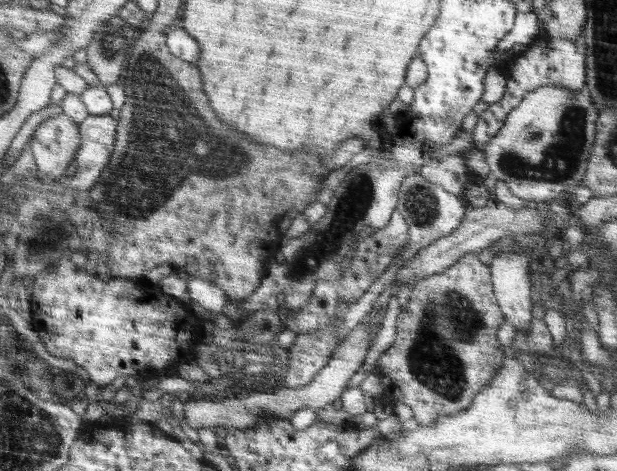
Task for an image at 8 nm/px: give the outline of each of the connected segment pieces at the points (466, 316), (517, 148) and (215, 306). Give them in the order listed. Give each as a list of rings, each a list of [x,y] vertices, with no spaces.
[[[466,253],[461,259],[458,259],[452,266],[446,268],[438,274],[432,274],[432,276],[426,276],[418,280],[414,284],[414,288],[410,289],[409,301],[402,309],[402,313],[397,316],[397,331],[396,339],[392,345],[378,358],[376,367],[373,369],[374,375],[380,379],[382,383],[382,394],[376,396],[375,399],[382,402],[382,404],[391,404],[392,406],[398,401],[401,401],[412,409],[414,418],[418,422],[419,426],[434,425],[434,422],[440,417],[450,416],[450,414],[461,413],[462,410],[469,408],[470,404],[476,400],[476,396],[482,389],[488,385],[497,372],[502,369],[502,346],[500,342],[496,340],[496,331],[498,327],[502,326],[502,320],[504,320],[504,312],[501,310],[500,303],[497,301],[497,292],[494,290],[493,274],[489,270],[489,266],[482,263],[478,259],[477,253]]]
[[[542,86],[528,92],[506,118],[502,129],[483,145],[482,152],[492,174],[505,182],[514,196],[543,205],[567,197],[588,170],[588,159],[597,140],[596,123],[600,112],[586,91],[574,92],[568,87]]]
[[[190,275],[190,280],[187,280],[187,283],[192,301],[198,302],[208,311],[219,314],[228,304],[234,303],[228,299],[226,291],[208,279]]]

